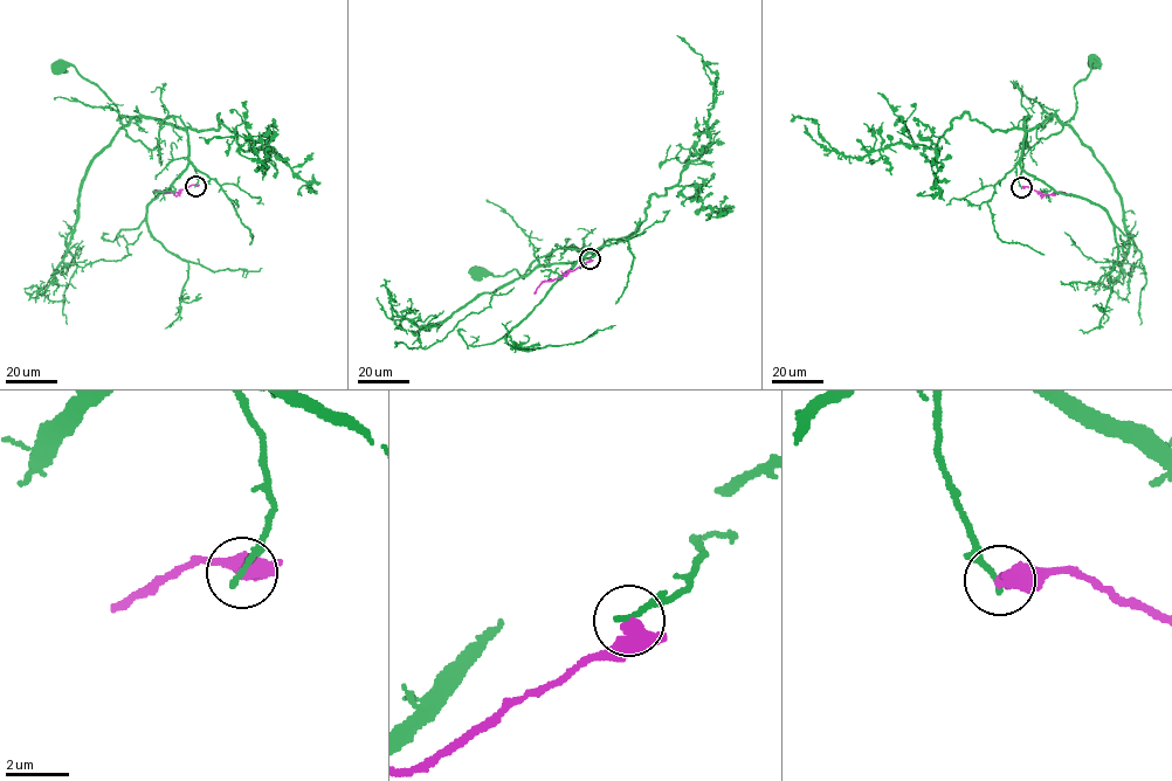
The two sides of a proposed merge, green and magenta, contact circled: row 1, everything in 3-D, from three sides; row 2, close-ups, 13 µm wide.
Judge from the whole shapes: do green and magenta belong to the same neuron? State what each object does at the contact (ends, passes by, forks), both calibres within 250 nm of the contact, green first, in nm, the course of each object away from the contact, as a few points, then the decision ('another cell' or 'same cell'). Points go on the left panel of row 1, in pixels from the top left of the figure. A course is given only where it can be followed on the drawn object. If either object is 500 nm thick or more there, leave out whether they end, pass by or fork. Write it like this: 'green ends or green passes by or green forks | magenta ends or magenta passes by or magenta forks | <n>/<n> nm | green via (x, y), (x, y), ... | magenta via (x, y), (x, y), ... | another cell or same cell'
green ends | magenta passes by | 200/440 nm | green via (195, 185), (179, 117), (163, 122), (159, 144), (149, 150), (126, 136), (101, 89), (71, 64), (59, 68) | magenta via (195, 185), (178, 193), (154, 191), (153, 193) | another cell

